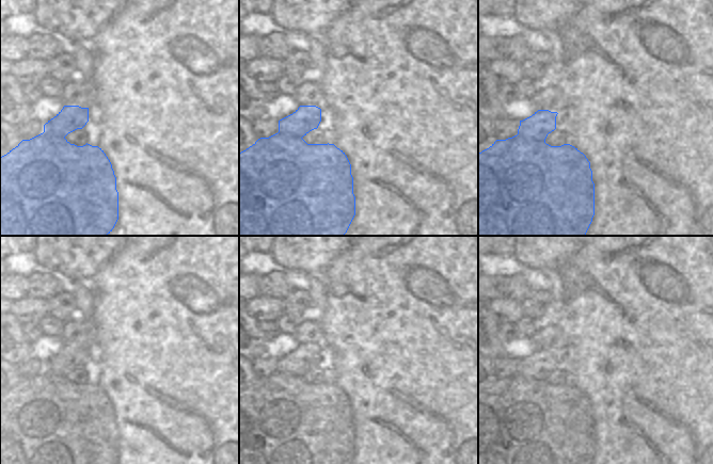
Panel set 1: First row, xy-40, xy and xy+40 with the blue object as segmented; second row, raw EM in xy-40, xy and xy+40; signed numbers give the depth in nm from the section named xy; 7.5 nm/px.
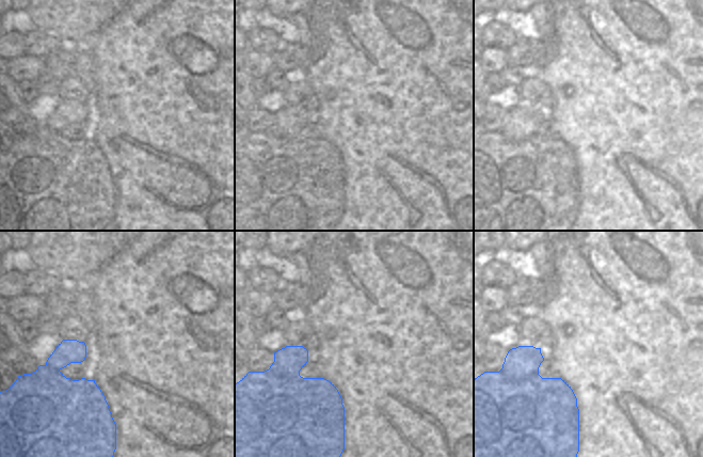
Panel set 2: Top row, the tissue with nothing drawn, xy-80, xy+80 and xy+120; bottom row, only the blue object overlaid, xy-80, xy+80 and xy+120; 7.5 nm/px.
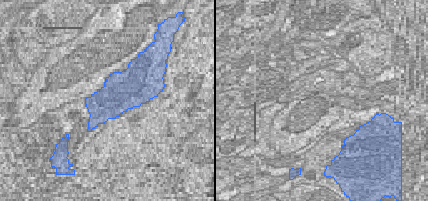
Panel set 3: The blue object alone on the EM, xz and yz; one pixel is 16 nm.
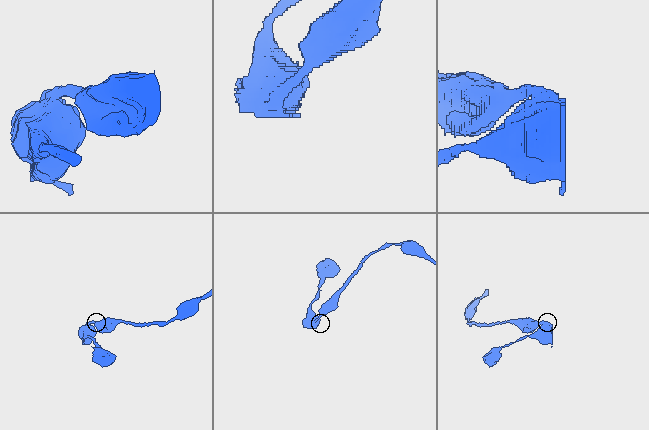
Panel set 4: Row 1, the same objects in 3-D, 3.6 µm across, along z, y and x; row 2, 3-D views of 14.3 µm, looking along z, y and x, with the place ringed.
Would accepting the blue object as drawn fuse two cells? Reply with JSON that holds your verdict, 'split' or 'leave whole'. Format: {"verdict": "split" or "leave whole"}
{"verdict": "split"}

